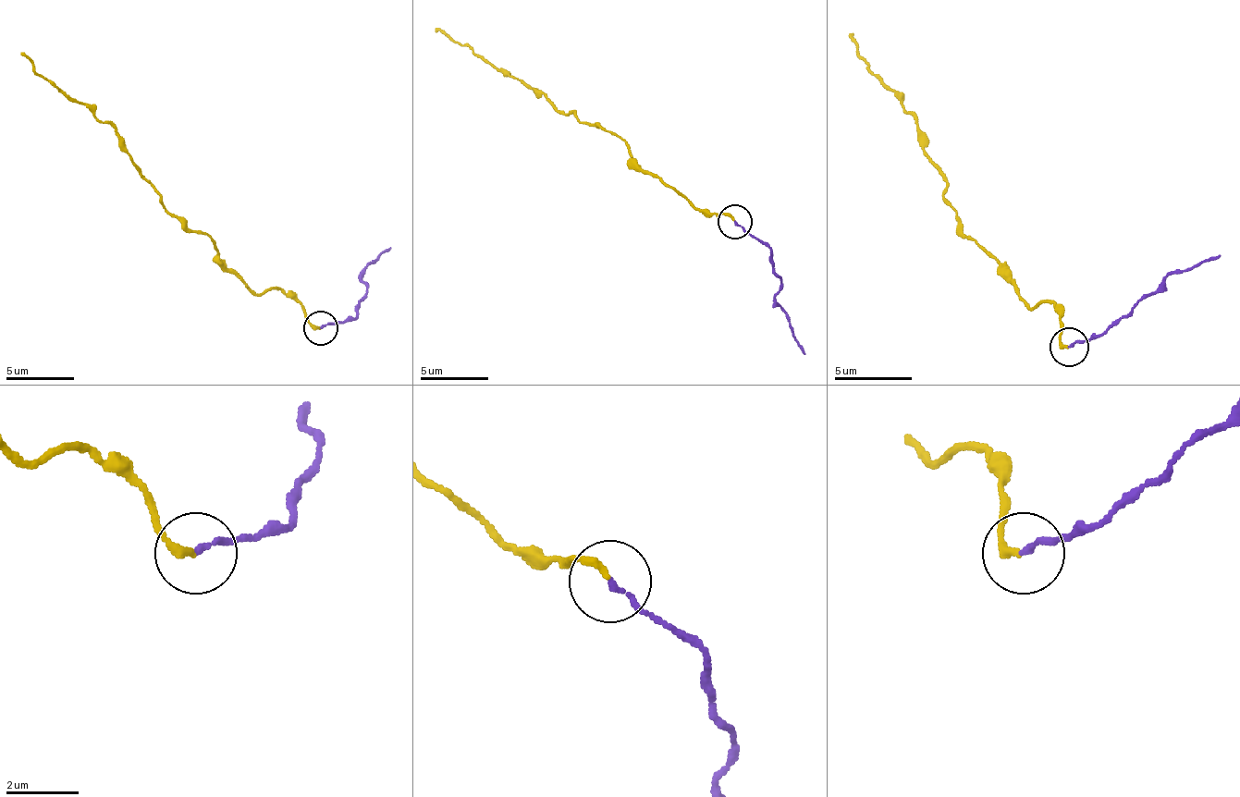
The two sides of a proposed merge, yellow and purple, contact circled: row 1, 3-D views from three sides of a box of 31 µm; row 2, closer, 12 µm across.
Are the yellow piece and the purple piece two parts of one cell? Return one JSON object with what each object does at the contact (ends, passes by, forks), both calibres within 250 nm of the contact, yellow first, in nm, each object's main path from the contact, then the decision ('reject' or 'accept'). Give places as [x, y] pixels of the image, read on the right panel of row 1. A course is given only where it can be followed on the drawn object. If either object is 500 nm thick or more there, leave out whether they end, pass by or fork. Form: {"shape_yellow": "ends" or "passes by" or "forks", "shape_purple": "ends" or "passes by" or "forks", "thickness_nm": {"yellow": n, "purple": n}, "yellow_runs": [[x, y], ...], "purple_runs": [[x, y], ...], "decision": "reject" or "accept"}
{"shape_yellow": "ends", "shape_purple": "ends", "thickness_nm": {"yellow": 240, "purple": 140}, "yellow_runs": [[1068, 346], [1053, 307], [1029, 307], [963, 233], [944, 194], [948, 182], [925, 151], [925, 131], [851, 34]], "purple_runs": [[1068, 346], [1099, 334], [1173, 272], [1221, 256]], "decision": "reject"}

